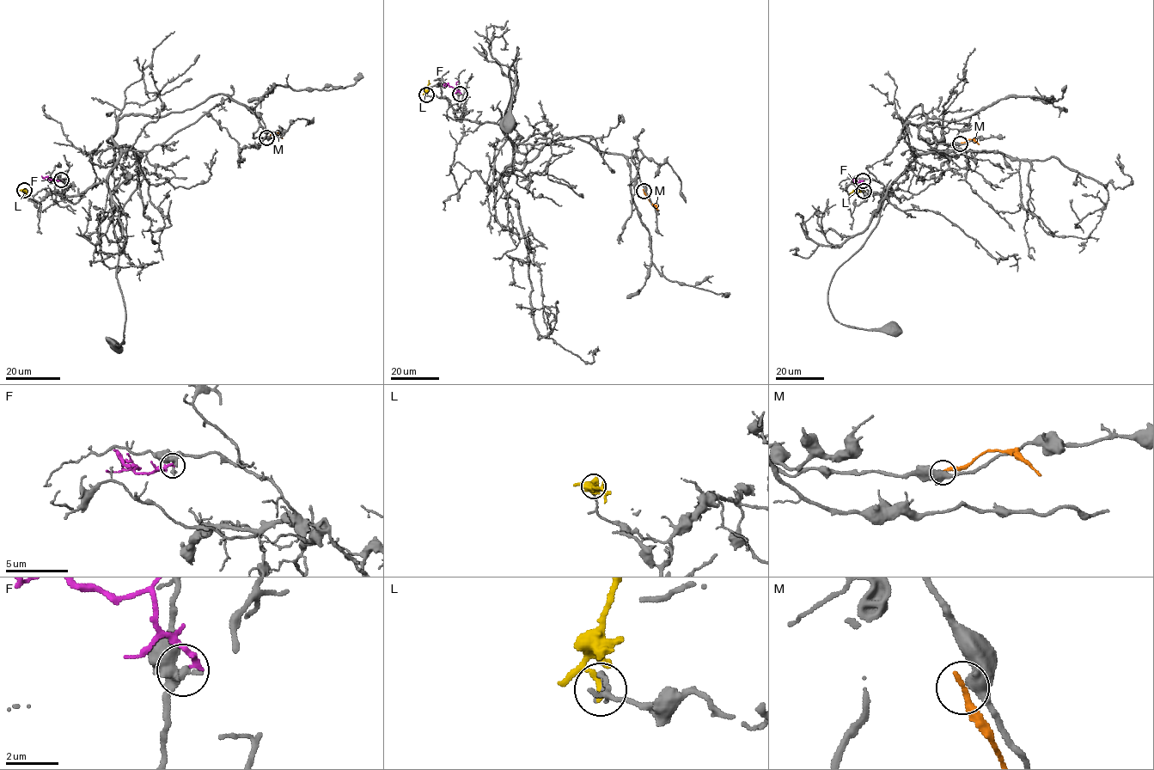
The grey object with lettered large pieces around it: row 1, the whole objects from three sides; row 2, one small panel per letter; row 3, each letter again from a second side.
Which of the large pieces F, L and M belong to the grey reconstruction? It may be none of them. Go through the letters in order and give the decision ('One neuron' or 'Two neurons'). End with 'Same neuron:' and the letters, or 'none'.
F: Two neurons
L: Two neurons
M: Two neurons
Same neuron: none

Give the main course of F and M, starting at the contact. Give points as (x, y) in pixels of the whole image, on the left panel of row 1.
F: (60, 180), (51, 180), (44, 178), (45, 176)
M: (266, 137), (271, 133), (278, 133), (282, 138)

